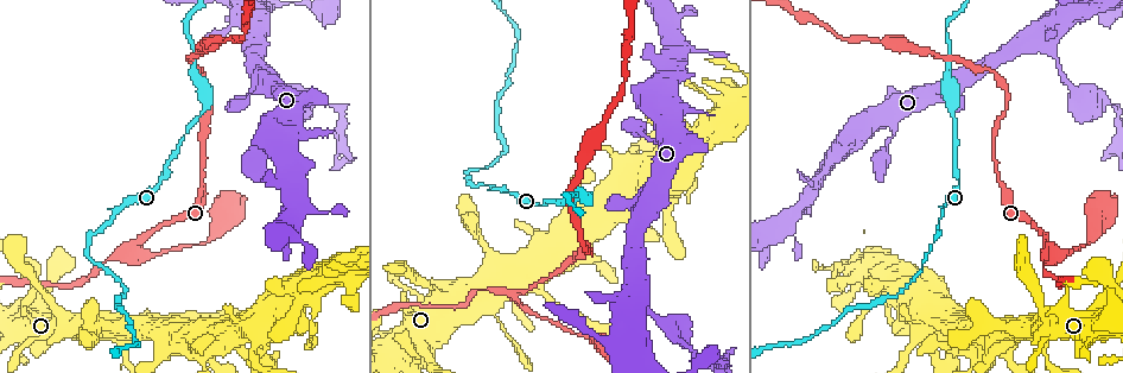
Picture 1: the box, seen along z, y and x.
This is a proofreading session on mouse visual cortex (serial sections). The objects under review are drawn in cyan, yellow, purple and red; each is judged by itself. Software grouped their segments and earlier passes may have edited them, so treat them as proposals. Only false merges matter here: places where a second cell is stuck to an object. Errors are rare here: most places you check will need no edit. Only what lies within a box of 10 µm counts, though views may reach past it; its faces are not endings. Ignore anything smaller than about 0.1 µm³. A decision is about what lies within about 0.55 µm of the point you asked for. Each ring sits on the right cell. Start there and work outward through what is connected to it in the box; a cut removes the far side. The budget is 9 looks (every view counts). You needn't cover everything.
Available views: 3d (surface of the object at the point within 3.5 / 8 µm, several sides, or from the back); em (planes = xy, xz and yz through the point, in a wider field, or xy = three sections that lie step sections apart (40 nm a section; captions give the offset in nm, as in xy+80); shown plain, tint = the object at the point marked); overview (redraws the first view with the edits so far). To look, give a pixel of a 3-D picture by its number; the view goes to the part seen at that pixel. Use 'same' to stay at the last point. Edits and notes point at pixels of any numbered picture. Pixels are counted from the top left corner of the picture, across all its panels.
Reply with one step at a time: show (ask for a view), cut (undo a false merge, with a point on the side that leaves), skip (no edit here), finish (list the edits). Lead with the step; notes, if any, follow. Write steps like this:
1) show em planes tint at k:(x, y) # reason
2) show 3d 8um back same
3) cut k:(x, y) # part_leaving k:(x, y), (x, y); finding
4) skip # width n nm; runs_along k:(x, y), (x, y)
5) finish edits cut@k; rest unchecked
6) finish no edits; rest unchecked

show 3d 8um at 1:(135, 245) # two arms in line, one across

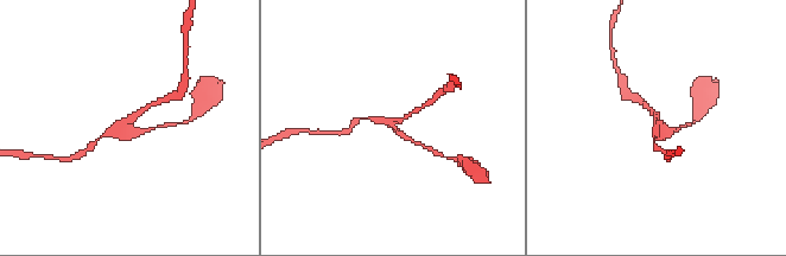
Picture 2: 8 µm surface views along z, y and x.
show 3d 3.5um same

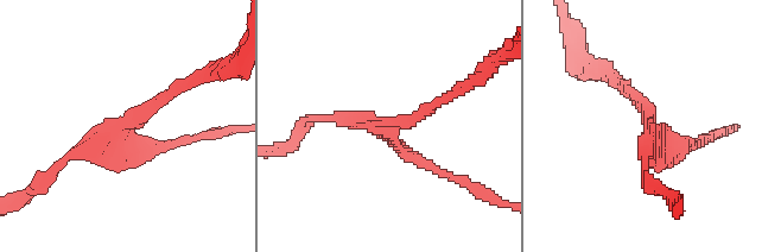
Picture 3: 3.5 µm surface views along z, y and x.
show em xy step 1 tint at 3:(389, 128) # now the EM

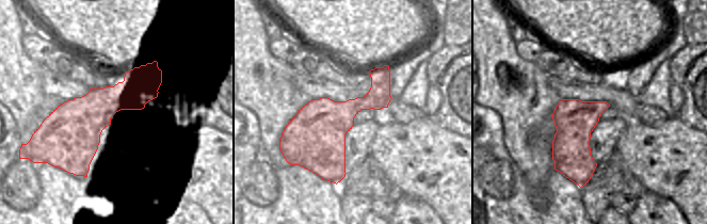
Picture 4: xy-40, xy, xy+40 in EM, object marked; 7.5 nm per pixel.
skip # runs_along 3:(624, 84), (675, 150), (697, 143); one cell here

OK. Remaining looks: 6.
show 3d 3.5um at 1:(122, 340) # calibre changes

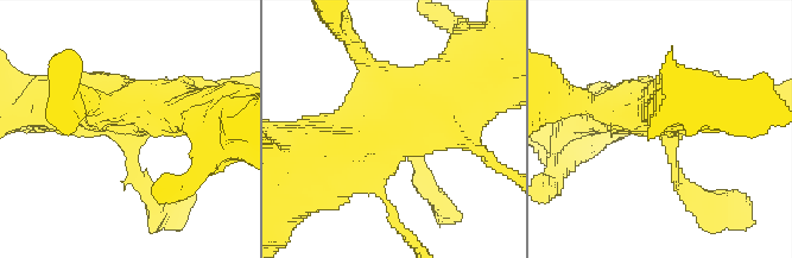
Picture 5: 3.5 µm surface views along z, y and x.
show em xy step 1 tint at 5:(126, 128) # shape alone is not enough

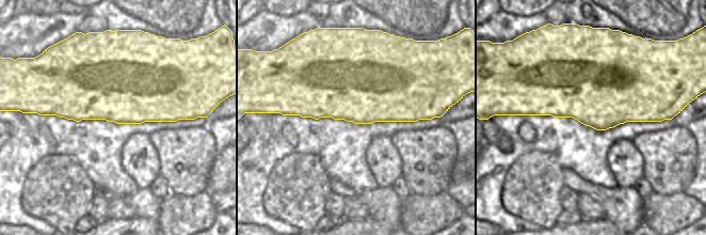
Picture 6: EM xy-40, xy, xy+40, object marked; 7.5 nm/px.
skip # runs_along 5:(321, 150), (375, 144), (470, 86); one cell here

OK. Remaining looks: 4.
show 3d 8um at 1:(923, 338) # calibre changes

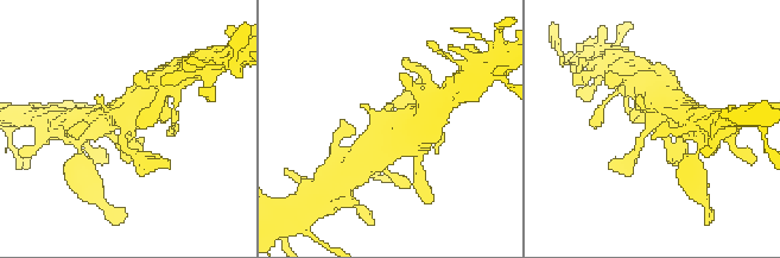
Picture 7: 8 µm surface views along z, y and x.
show 3d 3.5um same

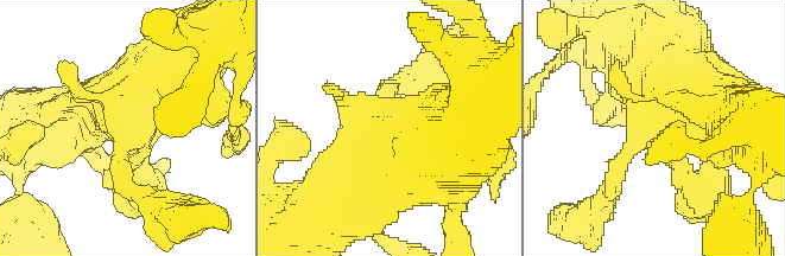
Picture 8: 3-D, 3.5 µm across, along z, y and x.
show em xy step 5 tint at 8:(662, 127) # need the tissue

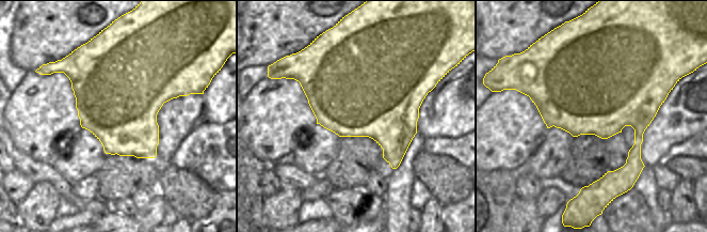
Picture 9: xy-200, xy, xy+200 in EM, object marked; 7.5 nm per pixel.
skip # runs_along 8:(108, 106), (217, 29); continuous, no second cell

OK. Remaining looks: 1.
finish no edits; rest unchecked

